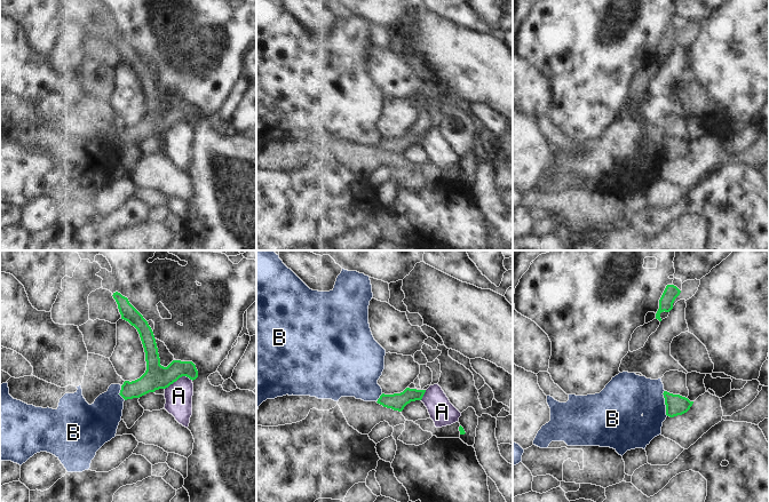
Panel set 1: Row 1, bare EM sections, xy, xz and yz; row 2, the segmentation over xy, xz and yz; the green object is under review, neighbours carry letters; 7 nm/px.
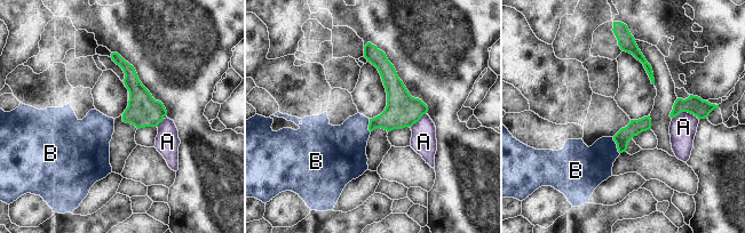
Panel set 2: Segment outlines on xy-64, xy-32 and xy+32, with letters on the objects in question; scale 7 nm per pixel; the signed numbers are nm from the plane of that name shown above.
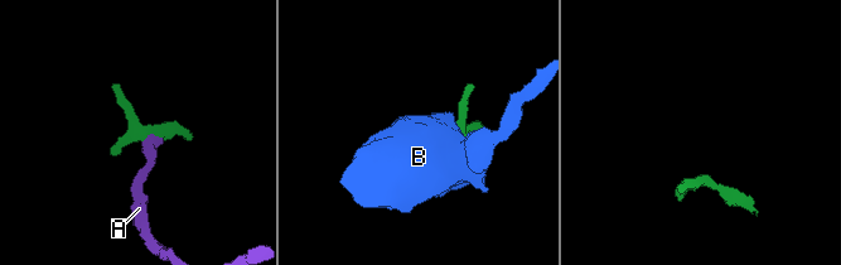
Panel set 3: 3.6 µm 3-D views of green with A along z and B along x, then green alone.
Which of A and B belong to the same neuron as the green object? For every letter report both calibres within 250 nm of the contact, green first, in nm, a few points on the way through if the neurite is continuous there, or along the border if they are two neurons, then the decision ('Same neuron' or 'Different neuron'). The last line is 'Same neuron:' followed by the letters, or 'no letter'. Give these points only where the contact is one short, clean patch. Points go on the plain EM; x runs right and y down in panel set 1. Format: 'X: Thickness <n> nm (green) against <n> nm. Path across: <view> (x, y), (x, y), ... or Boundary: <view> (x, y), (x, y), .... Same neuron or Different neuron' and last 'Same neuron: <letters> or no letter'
A: Thickness 170 nm (green) against 190 nm. Boundary: xy (192, 124), (180, 120), (165, 133). Different neuron
B: Thickness 140 nm (green) against 300 nm. Different neuron
Same neuron: no letter.

